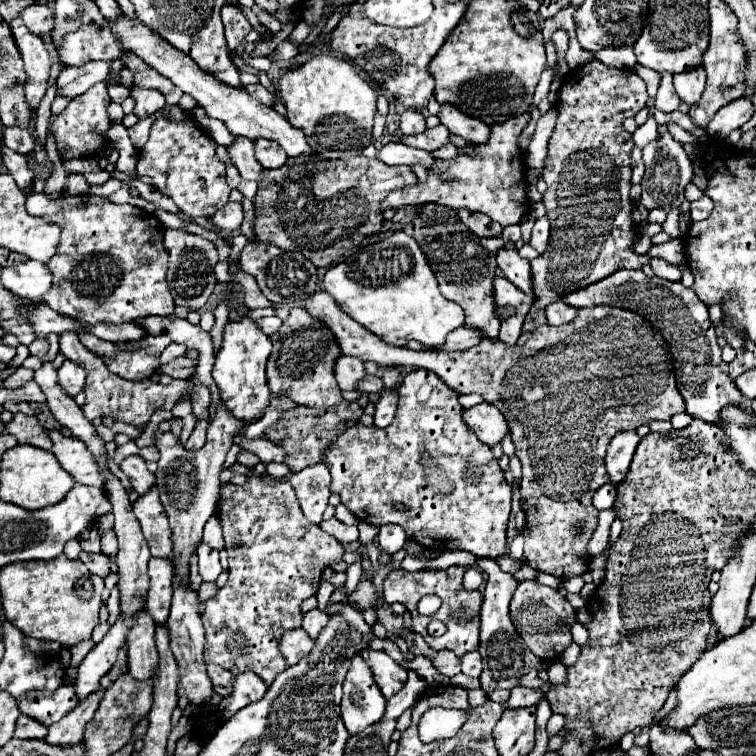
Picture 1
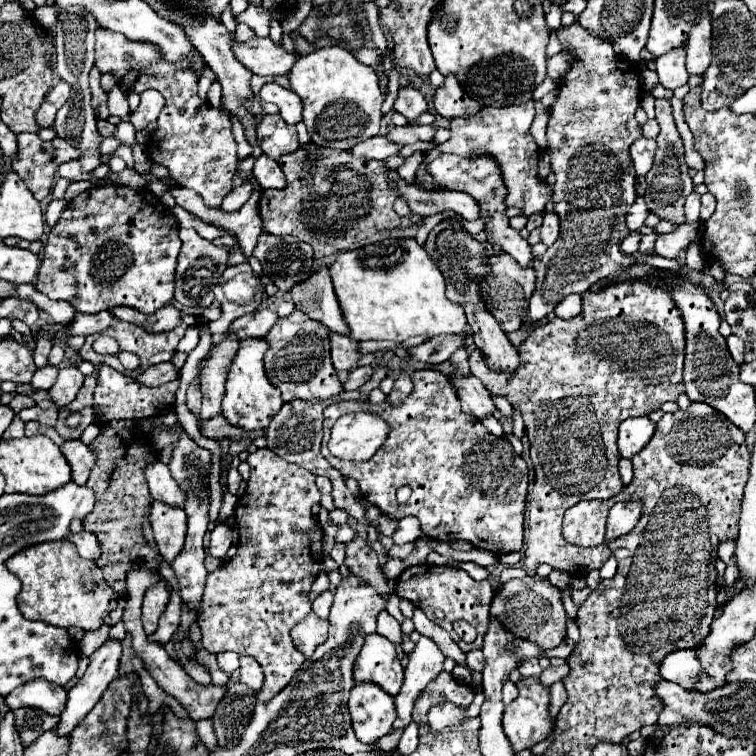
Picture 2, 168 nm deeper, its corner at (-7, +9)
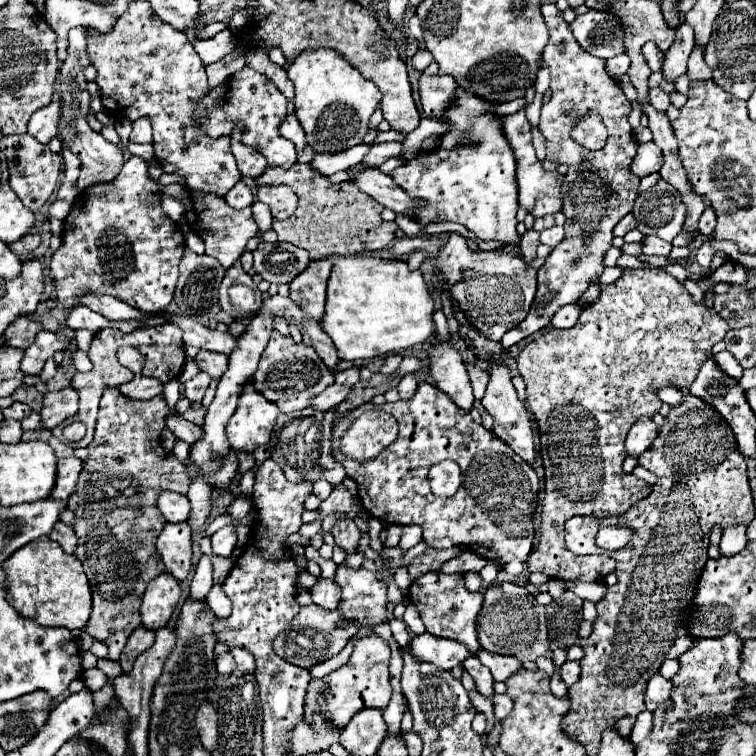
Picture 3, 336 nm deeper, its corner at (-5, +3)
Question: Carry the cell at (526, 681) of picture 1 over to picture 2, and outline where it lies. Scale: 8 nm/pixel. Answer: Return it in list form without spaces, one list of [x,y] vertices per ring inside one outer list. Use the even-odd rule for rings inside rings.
[[[531,658],[531,660],[525,660],[525,662],[519,666],[519,672],[521,672],[521,676],[529,678],[529,676],[539,676],[543,670],[541,670],[541,666],[539,666],[539,660],[537,660],[537,658]]]

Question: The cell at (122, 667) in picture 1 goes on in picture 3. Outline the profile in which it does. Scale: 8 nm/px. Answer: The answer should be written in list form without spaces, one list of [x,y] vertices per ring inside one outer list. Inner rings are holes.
[[[139,626],[139,628],[129,636],[129,640],[127,640],[127,644],[125,644],[123,652],[121,652],[121,660],[119,660],[125,674],[133,668],[135,658],[137,658],[141,652],[145,652],[147,648],[151,648],[153,642],[155,642],[155,632],[151,632],[149,628],[143,628],[143,626]]]

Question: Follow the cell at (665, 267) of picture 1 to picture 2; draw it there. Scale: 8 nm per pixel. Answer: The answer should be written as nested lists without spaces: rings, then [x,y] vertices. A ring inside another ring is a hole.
[[[699,222],[681,224],[681,226],[679,226],[675,232],[671,232],[671,234],[659,234],[659,238],[657,238],[657,242],[655,242],[655,252],[657,252],[657,256],[669,258],[669,260],[677,258],[677,254],[679,254],[681,250],[685,250],[691,240],[697,238],[697,234],[699,234],[697,228],[699,228],[699,226],[701,226]]]

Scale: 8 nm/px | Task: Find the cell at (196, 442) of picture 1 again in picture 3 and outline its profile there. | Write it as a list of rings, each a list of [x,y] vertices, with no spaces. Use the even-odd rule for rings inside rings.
[[[199,350],[197,356],[193,358],[193,362],[199,366],[199,370],[207,372],[211,378],[219,378],[227,370],[227,356],[219,354],[219,352]]]

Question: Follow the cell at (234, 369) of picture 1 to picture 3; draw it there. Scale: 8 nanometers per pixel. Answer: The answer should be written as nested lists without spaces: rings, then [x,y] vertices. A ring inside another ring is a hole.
[[[245,384],[239,406],[231,416],[225,432],[231,448],[235,452],[255,452],[259,446],[267,444],[279,416],[279,408],[269,404],[265,396],[255,392],[253,384]]]

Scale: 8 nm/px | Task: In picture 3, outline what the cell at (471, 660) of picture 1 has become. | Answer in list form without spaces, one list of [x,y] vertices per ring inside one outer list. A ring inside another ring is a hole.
[[[469,656],[465,662],[463,662],[465,670],[471,674],[471,678],[475,680],[475,686],[479,690],[479,694],[483,694],[485,698],[493,698],[493,676],[491,672],[479,662],[477,656]]]

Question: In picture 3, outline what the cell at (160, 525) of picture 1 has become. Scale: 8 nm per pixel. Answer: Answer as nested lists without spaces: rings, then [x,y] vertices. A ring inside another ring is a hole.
[[[165,524],[157,538],[157,552],[161,554],[161,560],[179,582],[183,582],[193,564],[193,552],[191,552],[191,528],[189,524]]]

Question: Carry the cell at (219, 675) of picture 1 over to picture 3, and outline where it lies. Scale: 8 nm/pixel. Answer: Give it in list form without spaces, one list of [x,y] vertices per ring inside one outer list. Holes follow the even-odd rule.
[[[229,652],[217,656],[217,670],[219,670],[219,674],[231,674],[235,668],[237,668],[235,660],[233,660],[233,656]]]

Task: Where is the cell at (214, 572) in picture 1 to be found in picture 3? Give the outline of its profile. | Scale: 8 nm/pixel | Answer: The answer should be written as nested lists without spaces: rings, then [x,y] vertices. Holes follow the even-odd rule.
[[[233,524],[223,526],[221,530],[217,530],[217,532],[211,536],[213,554],[217,554],[217,556],[231,556],[233,548],[235,548],[235,542],[237,542],[235,526],[233,526]]]

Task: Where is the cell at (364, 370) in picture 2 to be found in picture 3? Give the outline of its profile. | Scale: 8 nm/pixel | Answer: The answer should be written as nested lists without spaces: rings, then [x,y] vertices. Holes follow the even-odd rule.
[[[331,384],[331,388],[323,390],[319,396],[315,396],[315,400],[311,400],[311,408],[313,410],[321,410],[321,412],[327,412],[331,408],[335,408],[347,394],[351,392],[351,388],[345,388],[345,386],[339,386],[339,384]]]

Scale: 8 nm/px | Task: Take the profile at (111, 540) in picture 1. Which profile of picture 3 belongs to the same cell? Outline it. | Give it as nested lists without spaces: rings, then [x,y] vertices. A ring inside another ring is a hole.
[[[107,388],[101,398],[99,418],[95,426],[95,438],[89,444],[89,456],[83,462],[83,470],[79,482],[75,486],[73,496],[67,500],[67,508],[75,512],[75,534],[79,544],[75,548],[75,556],[81,560],[85,574],[89,578],[91,594],[93,594],[93,610],[91,620],[87,622],[85,632],[95,640],[107,644],[109,660],[119,662],[119,654],[129,638],[129,634],[141,626],[141,596],[145,592],[147,582],[159,576],[163,570],[163,562],[159,560],[159,552],[155,548],[155,540],[163,530],[165,518],[157,508],[157,496],[163,490],[187,494],[189,490],[189,474],[187,468],[167,450],[161,448],[161,432],[165,426],[165,418],[169,414],[167,402],[161,396],[153,400],[129,400],[121,396],[117,388]]]

